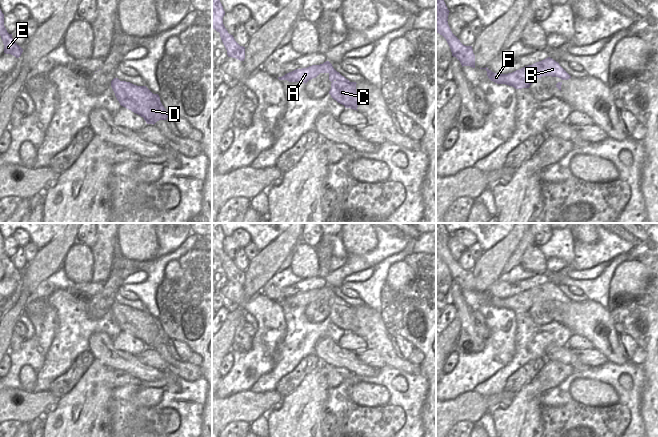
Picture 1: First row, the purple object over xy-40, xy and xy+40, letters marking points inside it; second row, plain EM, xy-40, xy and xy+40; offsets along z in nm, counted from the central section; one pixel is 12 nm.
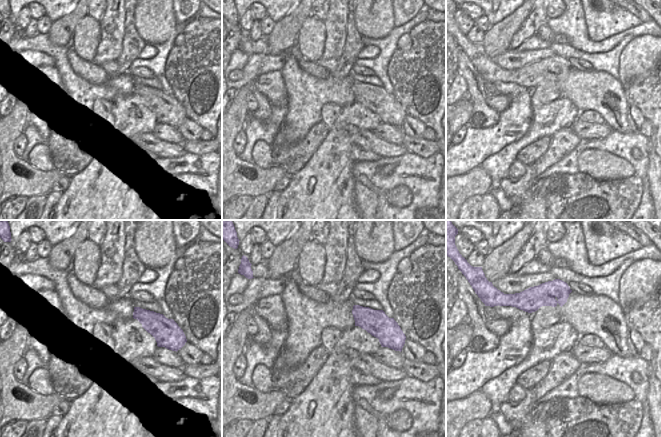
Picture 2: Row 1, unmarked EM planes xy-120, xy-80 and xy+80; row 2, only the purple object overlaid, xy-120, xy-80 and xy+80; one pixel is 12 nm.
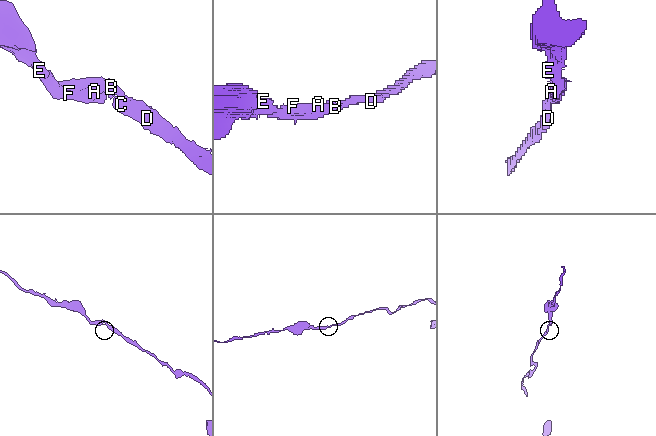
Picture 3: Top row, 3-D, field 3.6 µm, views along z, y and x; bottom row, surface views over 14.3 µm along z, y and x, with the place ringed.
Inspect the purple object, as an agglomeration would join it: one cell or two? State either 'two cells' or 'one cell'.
one cell

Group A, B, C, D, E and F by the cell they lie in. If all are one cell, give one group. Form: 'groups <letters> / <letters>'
groups A B C D E F

